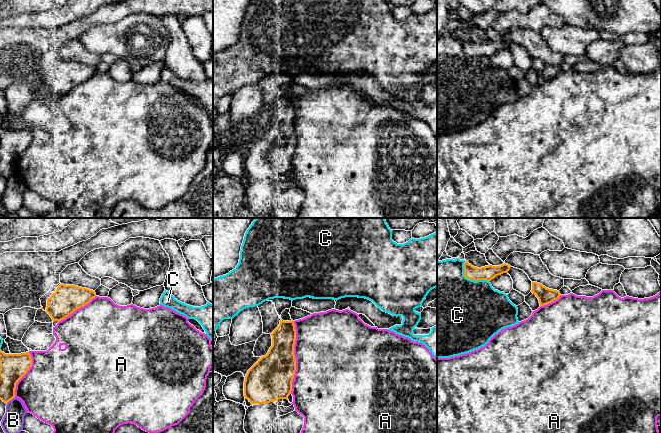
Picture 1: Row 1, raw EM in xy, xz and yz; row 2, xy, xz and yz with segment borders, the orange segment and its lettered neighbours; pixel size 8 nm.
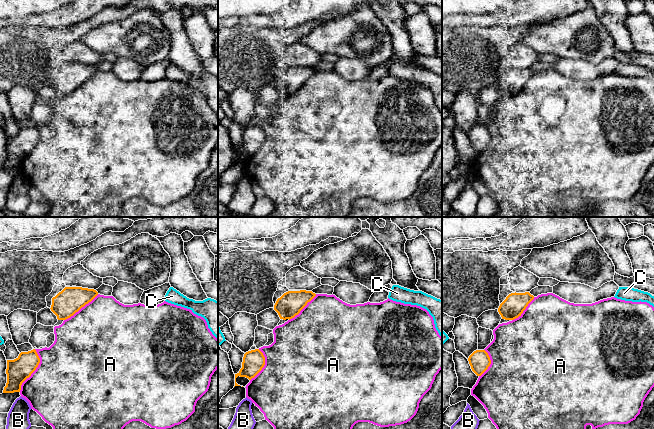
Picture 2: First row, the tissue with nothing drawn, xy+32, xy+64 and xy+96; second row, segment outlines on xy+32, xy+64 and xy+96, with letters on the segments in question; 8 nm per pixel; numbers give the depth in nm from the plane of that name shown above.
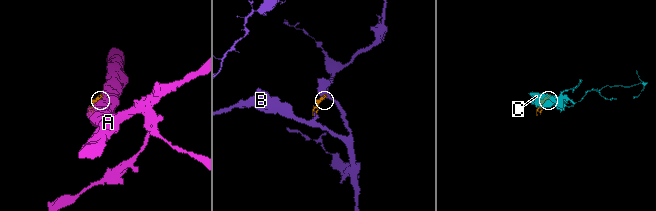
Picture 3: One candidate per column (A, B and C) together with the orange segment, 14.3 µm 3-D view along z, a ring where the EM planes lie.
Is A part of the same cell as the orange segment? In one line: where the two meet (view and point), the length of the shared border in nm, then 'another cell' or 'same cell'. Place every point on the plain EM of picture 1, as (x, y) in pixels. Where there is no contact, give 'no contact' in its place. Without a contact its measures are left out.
meets orange in xz at (294, 133); contact 600 nm long; same cell

